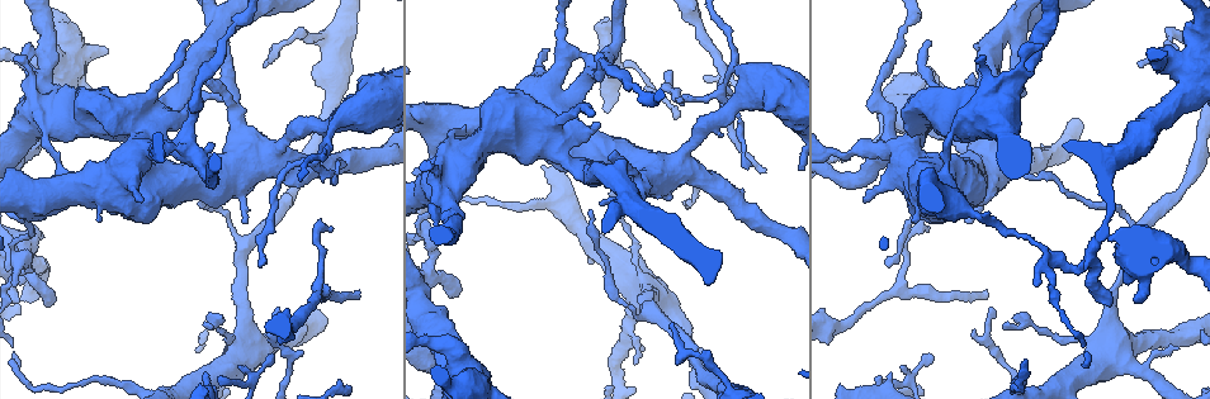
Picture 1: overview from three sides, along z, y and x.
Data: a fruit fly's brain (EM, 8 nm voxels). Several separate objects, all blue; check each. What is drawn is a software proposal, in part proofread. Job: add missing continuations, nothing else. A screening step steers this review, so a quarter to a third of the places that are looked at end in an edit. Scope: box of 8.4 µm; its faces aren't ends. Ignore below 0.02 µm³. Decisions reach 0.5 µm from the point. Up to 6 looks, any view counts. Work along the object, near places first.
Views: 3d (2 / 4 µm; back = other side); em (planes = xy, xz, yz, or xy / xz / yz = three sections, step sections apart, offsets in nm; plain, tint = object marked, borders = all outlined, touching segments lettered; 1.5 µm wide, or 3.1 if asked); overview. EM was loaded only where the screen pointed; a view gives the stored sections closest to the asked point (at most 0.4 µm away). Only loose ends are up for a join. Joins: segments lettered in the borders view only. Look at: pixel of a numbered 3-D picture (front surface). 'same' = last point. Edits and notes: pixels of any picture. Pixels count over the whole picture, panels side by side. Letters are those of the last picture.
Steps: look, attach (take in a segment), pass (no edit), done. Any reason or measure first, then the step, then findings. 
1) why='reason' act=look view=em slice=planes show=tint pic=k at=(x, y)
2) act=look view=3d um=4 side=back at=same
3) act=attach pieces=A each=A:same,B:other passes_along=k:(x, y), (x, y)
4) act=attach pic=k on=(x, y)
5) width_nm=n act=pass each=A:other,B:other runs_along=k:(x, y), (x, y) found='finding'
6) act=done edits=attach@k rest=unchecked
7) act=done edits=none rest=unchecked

why='thin end' act=look view=3d um=2 pic=1 at=(964, 222)

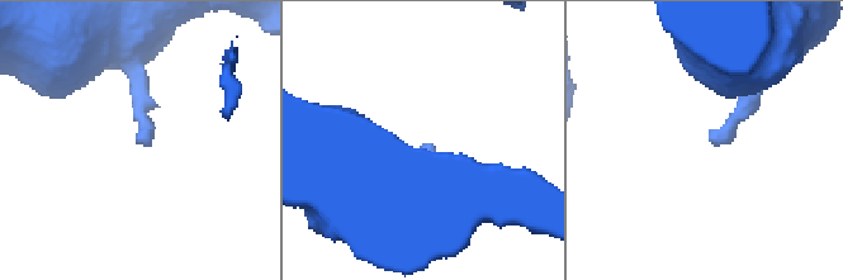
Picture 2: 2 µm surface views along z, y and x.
why='need the tissue' act=look view=em slice=planes show=borders pic=2 at=(141, 140)

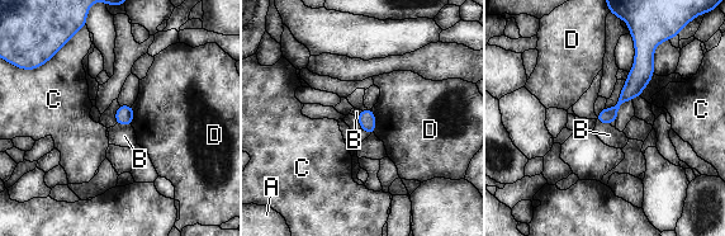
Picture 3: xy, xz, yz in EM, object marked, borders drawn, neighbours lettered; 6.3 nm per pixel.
act=pass each=A:other,B:other,C:other,D:other runs_along=3:(645, 55), (634, 86), (601, 118) found='none of them fits'

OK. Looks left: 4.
why='thin end' act=look view=3d um=4 pic=1 at=(986, 293)

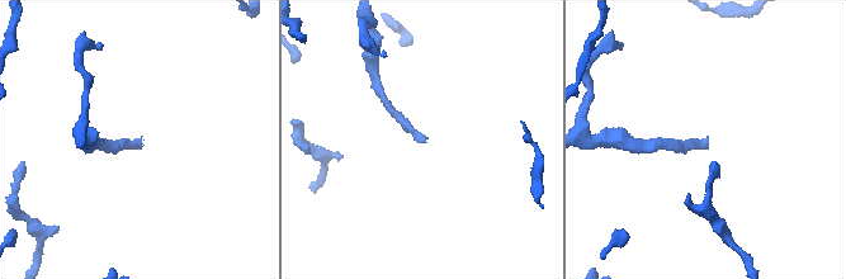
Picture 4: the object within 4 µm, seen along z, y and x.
act=look view=em slice=planes show=borders pic=4 at=(139, 138)

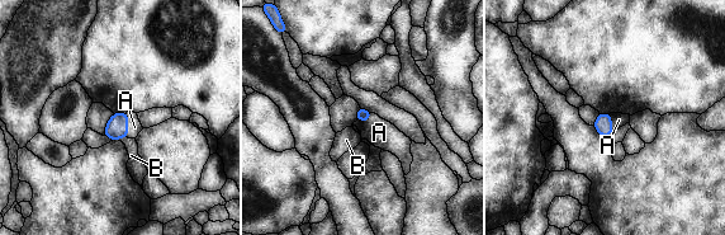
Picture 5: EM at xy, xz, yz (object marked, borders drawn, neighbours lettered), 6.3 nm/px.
act=attach pieces=A each=A:same,B:other passes_along=5:(117, 127), (127, 125), (134, 127) found='it goes on there'

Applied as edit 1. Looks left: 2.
why='see it whole again' act=look view=overview

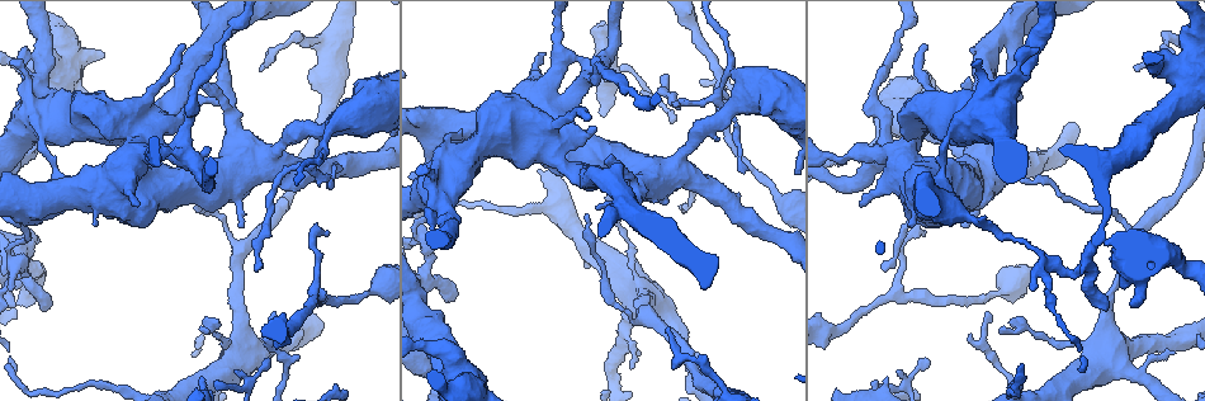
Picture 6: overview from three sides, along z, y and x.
why='stops while still wide' act=look view=em slice=planes show=borders pic=6 at=(19, 287)

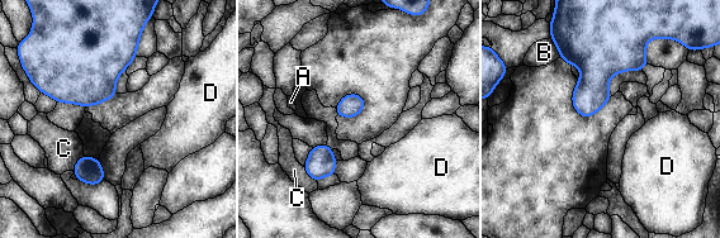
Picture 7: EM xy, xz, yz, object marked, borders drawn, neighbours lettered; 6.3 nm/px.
act=pass each=A:other,B:other,C:other,D:other border=7:(302, 166), (316, 181) found='none of them fits'

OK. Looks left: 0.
act=done edits=attach@5 rest=unchecked

